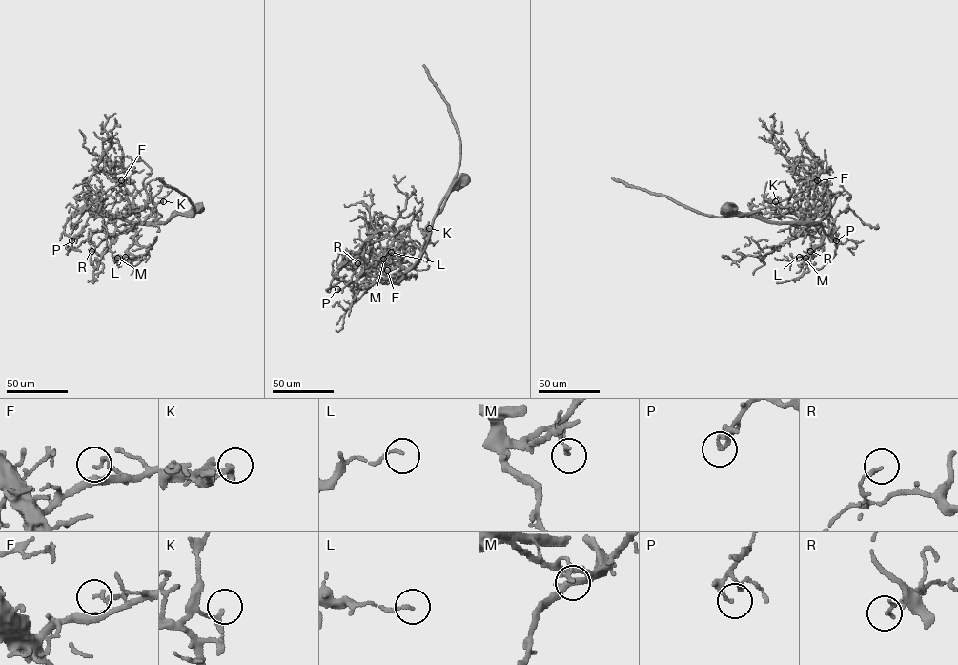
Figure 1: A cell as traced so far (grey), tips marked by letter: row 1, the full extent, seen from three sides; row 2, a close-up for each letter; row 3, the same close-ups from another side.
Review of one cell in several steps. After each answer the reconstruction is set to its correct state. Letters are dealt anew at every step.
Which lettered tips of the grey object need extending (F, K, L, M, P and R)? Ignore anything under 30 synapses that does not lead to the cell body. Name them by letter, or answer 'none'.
none

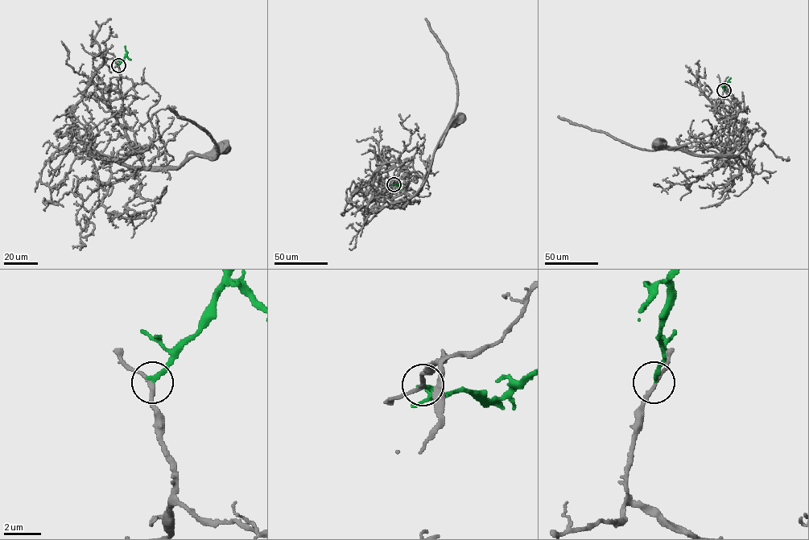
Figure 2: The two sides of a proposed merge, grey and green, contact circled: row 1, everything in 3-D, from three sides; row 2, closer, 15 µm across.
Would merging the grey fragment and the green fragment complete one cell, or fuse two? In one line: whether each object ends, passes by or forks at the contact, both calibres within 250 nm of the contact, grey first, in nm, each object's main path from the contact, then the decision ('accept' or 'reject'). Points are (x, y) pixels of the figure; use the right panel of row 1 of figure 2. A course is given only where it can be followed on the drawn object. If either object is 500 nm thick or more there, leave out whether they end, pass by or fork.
grey passes by | green ends | 200/240 nm | grey via (724, 90), (722, 96), (745, 131), (746, 144), (737, 154), (699, 155), (685, 146), (666, 147), (657, 142) | green via (724, 90), (724, 84), (731, 78) | reject

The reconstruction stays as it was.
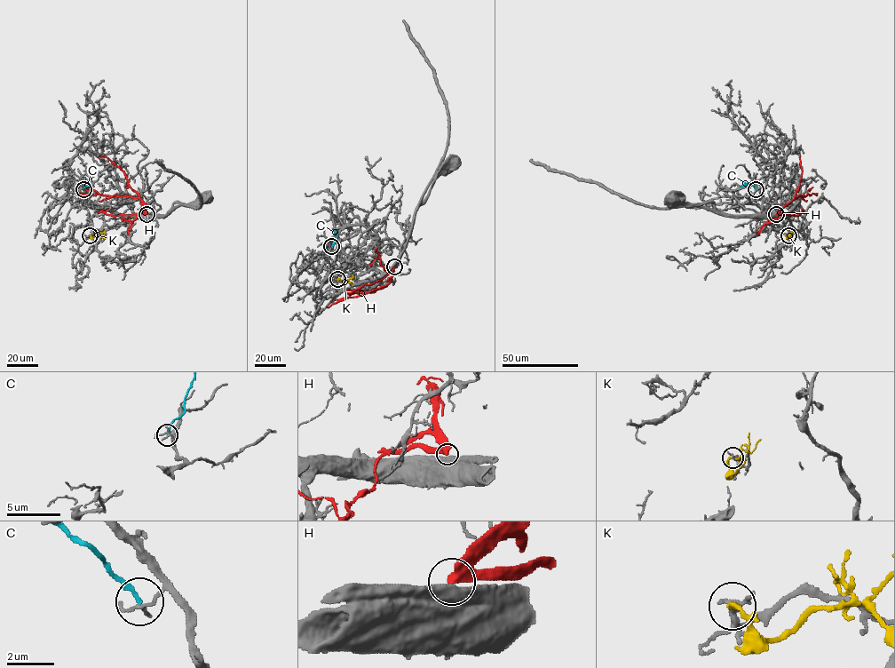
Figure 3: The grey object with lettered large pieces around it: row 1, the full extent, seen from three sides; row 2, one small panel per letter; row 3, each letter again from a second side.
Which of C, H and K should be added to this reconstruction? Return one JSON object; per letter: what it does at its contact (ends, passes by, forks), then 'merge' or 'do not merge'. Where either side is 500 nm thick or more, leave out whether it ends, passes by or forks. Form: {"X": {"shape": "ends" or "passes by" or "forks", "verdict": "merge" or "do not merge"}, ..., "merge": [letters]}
{"C": {"shape": "ends", "verdict": "do not merge"}, "H": {"verdict": "do not merge"}, "K": {"shape": "ends", "verdict": "do not merge"}, "merge": []}

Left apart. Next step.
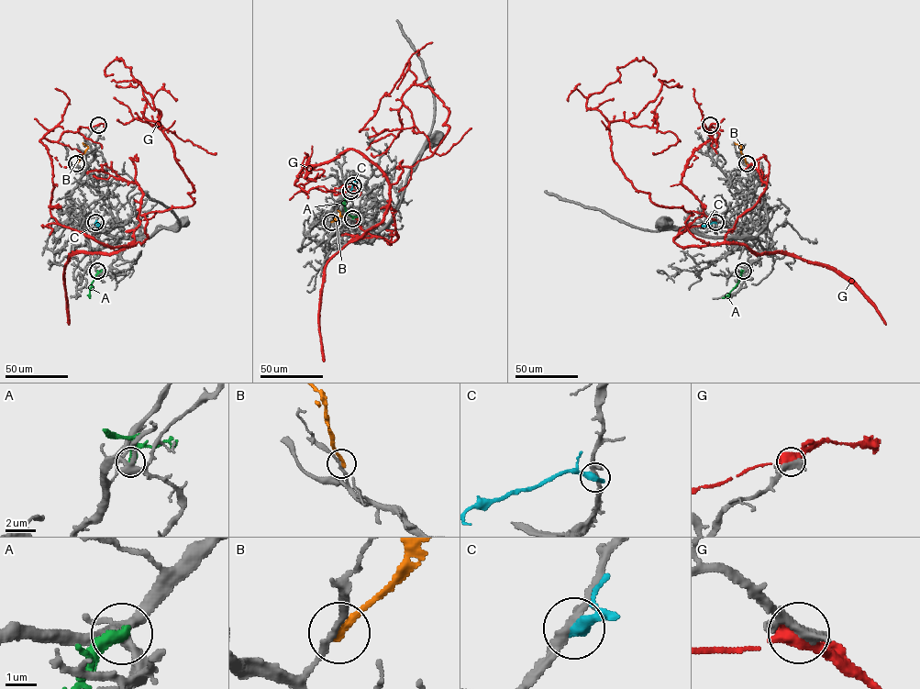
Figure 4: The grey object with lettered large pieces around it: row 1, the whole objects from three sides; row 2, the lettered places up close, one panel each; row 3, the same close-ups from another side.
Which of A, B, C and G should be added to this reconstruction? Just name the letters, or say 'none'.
none

